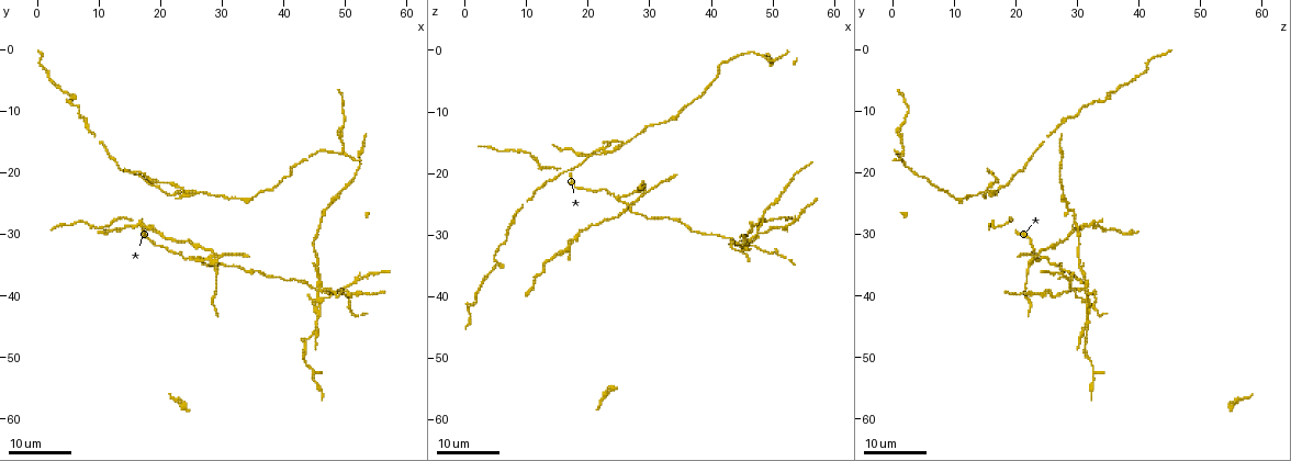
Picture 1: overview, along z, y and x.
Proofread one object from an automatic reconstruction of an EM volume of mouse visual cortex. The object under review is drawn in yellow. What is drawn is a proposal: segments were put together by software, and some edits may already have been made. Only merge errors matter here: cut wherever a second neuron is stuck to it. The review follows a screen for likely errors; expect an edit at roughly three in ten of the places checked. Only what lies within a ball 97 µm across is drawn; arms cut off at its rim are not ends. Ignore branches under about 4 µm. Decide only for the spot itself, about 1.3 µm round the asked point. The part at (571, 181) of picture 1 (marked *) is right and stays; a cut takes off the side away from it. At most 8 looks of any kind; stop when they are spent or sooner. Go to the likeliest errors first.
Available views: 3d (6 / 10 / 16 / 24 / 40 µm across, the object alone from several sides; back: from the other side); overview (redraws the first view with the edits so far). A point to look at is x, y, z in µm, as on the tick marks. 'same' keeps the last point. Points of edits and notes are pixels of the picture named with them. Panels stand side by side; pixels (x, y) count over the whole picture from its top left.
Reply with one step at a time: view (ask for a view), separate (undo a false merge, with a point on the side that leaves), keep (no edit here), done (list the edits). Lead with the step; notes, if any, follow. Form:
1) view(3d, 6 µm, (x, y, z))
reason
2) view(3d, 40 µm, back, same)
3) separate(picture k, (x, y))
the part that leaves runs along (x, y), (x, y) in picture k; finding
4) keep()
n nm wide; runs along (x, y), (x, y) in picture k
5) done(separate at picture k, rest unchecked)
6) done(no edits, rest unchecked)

view(3d, 16 µm, (26.0, 23.0, 15.0))
three arms meet

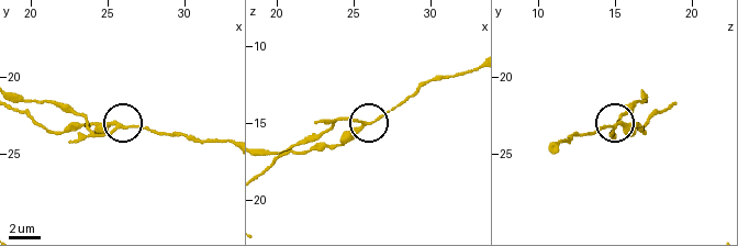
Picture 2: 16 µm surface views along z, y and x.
view(3d, 10 µm, (25.8, 23.2, 14.8))
closer look

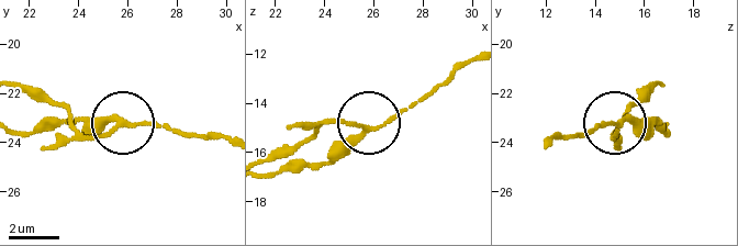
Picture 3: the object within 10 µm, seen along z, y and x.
separate(picture 3, (78, 136))
170 nm wide; the part that leaves runs along (112, 129), (82, 132), (64, 109), (20, 88) in picture 3; a second neuron is stuck on

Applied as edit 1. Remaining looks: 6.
view(3d, 16 µm, (25.0, 34.0, 24.0))
three arms meet

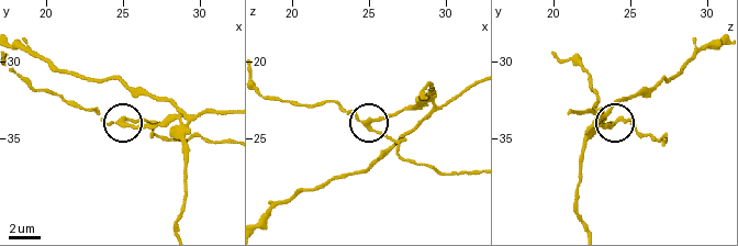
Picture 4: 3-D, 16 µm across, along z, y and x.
view(3d, 6 µm, (25.0, 33.8, 24.0))

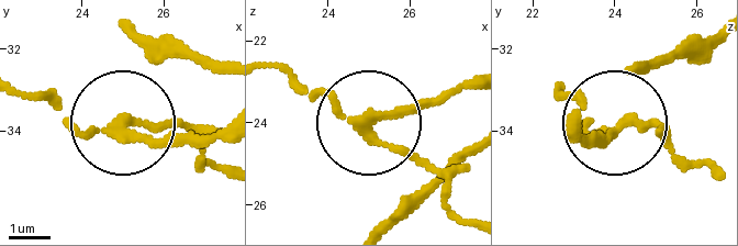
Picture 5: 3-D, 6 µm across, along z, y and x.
view(3d, 6 µm, back, (25.00, 33.95, 24.05))

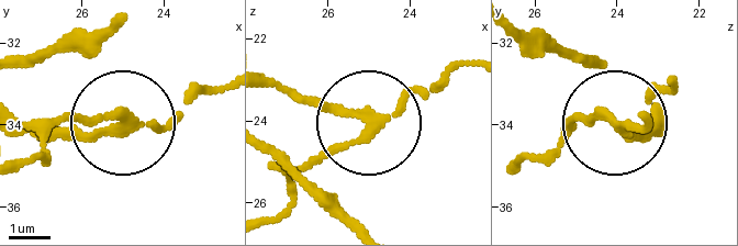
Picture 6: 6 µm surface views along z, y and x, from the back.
separate(picture 6, (300, 99))
200 nm wide; the part that leaves runs along (367, 112), (328, 112), (265, 85) in picture 6; a second neuron is stuck on

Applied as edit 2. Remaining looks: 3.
view(3d, 16 µm, (8.0, 28.0, 16.5))

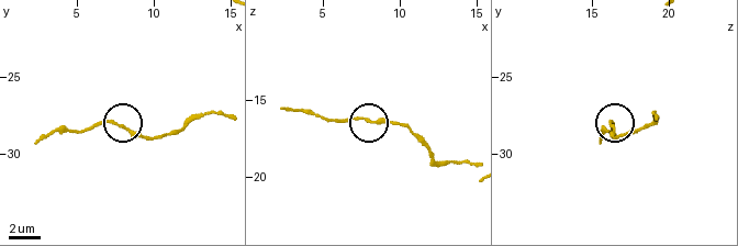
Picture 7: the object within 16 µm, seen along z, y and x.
view(3d, 10 µm, (7.8, 28.0, 16.2))

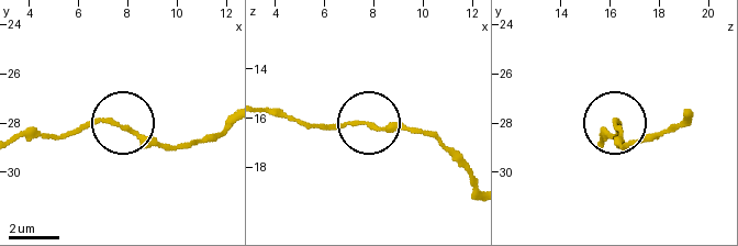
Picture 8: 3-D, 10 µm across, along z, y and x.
keep()
170 nm wide; one neuron here

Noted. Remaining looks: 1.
done(separate at picture 3, separate at picture 6, rest unchecked)

